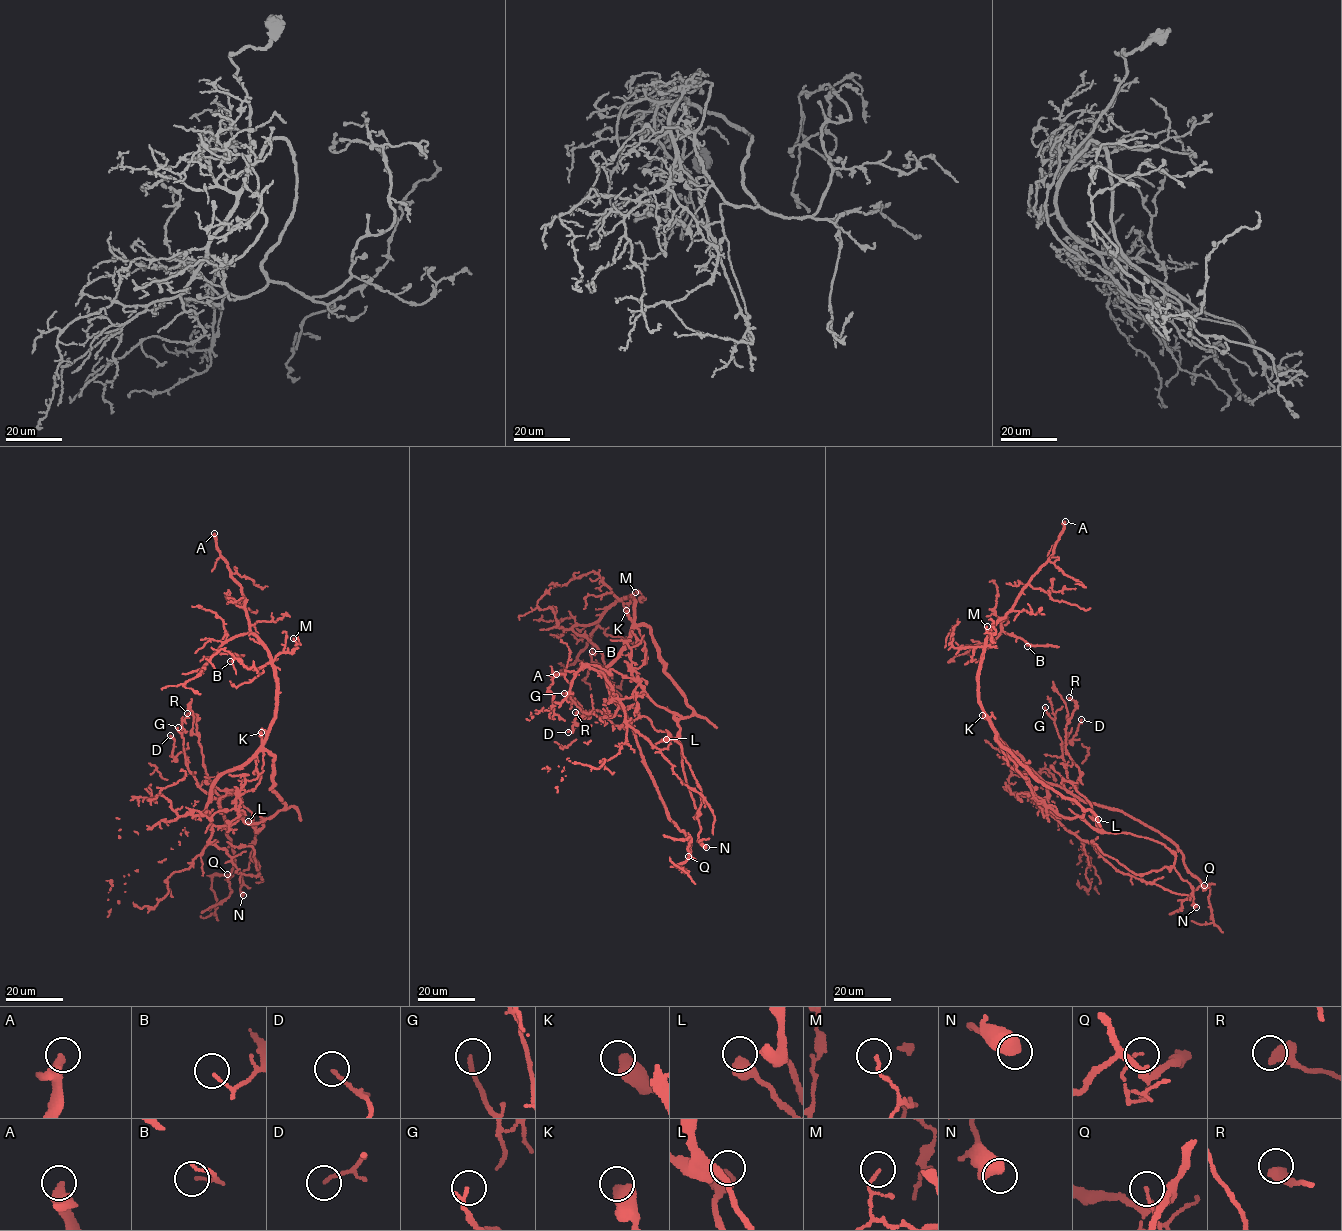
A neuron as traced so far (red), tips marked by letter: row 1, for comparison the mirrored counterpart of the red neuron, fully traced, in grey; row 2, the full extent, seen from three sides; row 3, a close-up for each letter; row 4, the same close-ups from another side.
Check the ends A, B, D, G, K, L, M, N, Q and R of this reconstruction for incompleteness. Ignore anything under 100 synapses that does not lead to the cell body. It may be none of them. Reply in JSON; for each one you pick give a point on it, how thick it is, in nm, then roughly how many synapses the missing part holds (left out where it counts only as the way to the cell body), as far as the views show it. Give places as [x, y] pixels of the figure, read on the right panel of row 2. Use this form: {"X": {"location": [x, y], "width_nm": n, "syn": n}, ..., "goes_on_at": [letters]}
{"A": {"location": [1065, 521], "width_nm": 300}, "goes_on_at": ["A"]}

